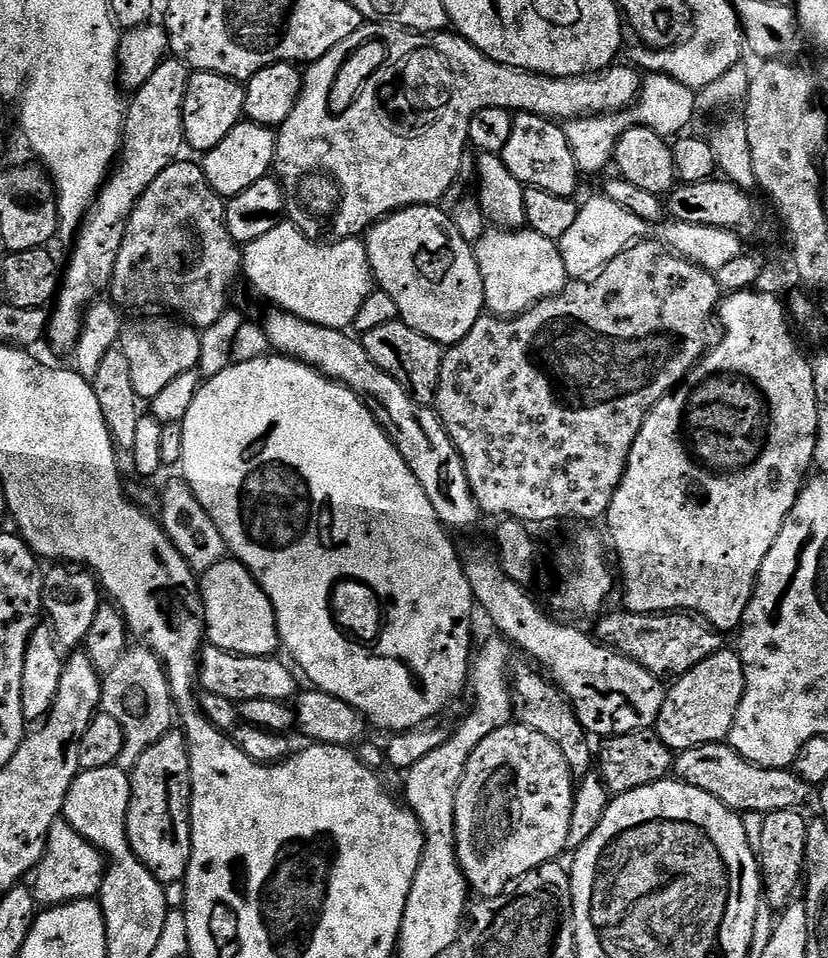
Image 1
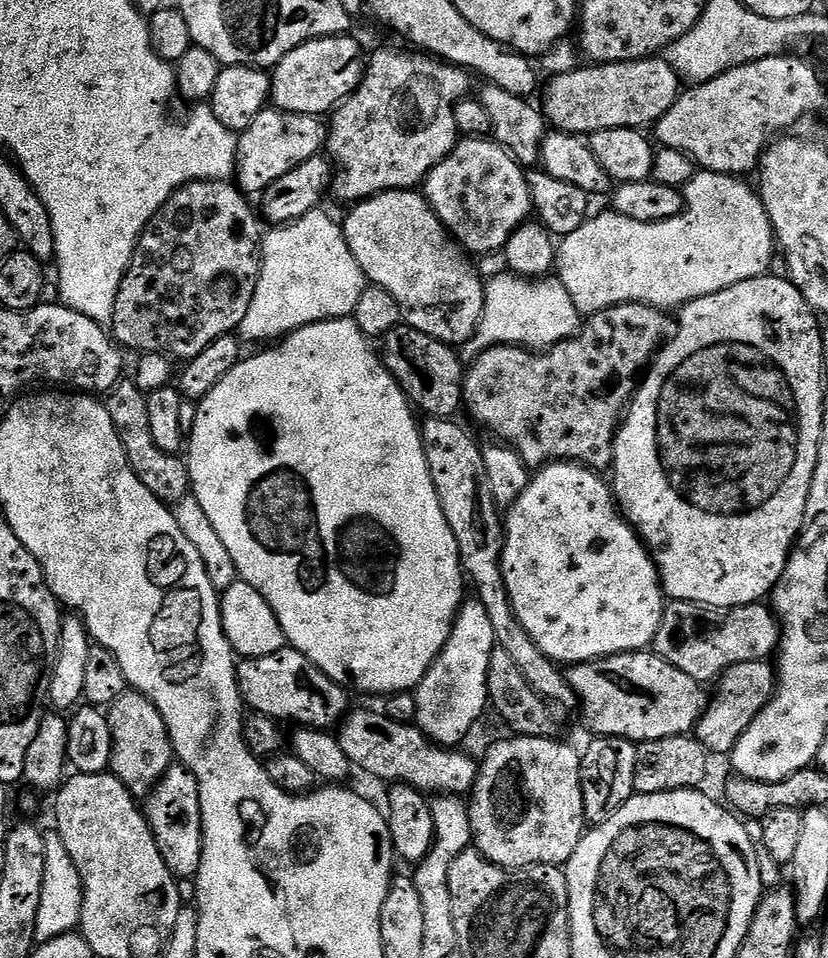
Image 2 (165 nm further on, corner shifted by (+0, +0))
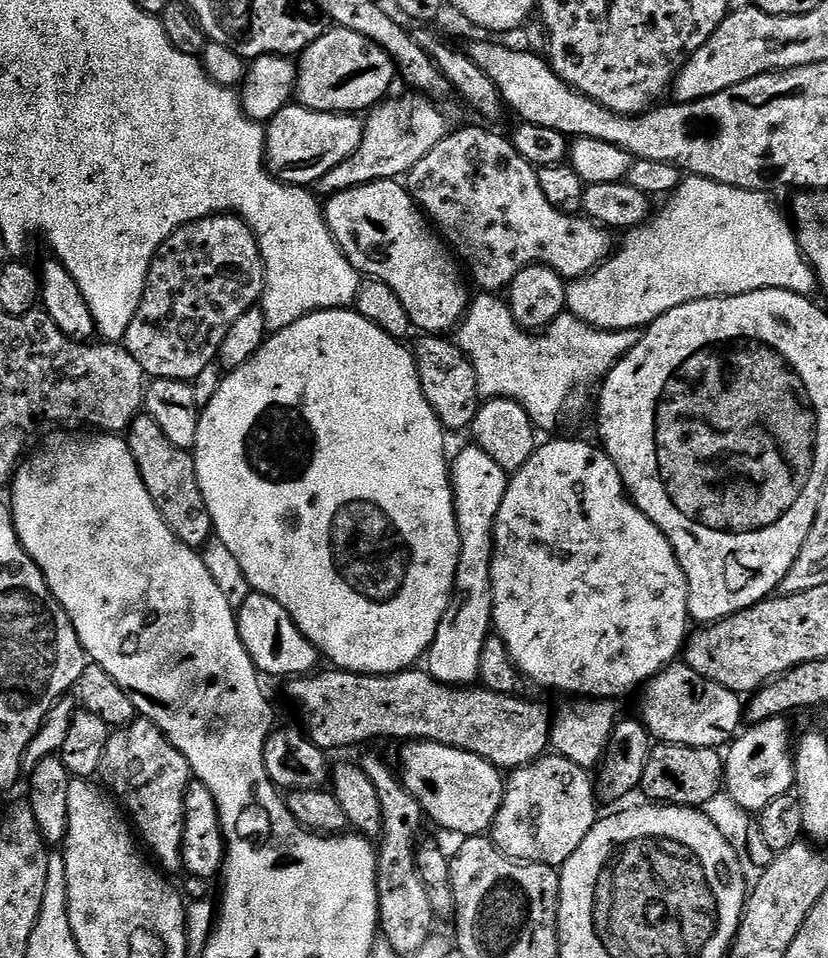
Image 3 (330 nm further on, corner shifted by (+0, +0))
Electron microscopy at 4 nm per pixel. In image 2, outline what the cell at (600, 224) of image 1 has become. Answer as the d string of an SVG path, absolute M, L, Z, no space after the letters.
M700 170L697 171L696 177L690 183L684 185L682 189L684 208L676 217L672 217L666 221L654 221L653 223L638 222L632 218L623 217L622 214L613 210L606 210L601 216L593 215L591 218L585 220L582 226L578 226L578 230L574 230L574 234L563 237L559 241L554 269L555 275L562 282L562 286L566 286L566 294L570 294L570 298L574 298L576 311L585 317L590 317L596 312L613 308L619 304L648 304L651 308L659 308L661 310L673 308L673 310L676 310L685 304L689 304L692 300L697 300L710 294L718 294L738 282L746 282L750 278L769 275L774 257L778 252L776 234L772 231L772 223L766 214L763 202L760 200L759 191L753 185L751 188L750 185L744 183L748 182L735 176L727 176L721 172Z

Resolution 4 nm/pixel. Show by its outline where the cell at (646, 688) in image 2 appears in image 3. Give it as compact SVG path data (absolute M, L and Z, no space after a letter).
M684 662L669 664L643 685L643 692L639 719L652 735L653 741L662 744L720 750L741 731L746 720L746 708L737 693L726 690L726 686L718 686L718 682L702 678L702 674Z

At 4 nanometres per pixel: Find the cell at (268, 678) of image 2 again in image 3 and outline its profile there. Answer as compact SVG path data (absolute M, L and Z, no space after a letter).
M424 670L395 672L393 676L320 671L287 681L288 696L300 711L299 723L319 748L352 748L367 740L433 740L478 754L501 770L533 764L549 751L550 712L540 704L519 700L519 695L491 692L483 686L451 688Z

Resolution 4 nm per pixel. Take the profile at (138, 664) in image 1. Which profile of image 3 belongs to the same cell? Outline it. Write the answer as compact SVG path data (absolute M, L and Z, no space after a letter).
M137 718L109 735L103 776L103 787L126 809L143 847L151 853L155 863L165 873L180 872L184 867L186 790L194 779L184 755L154 722Z

